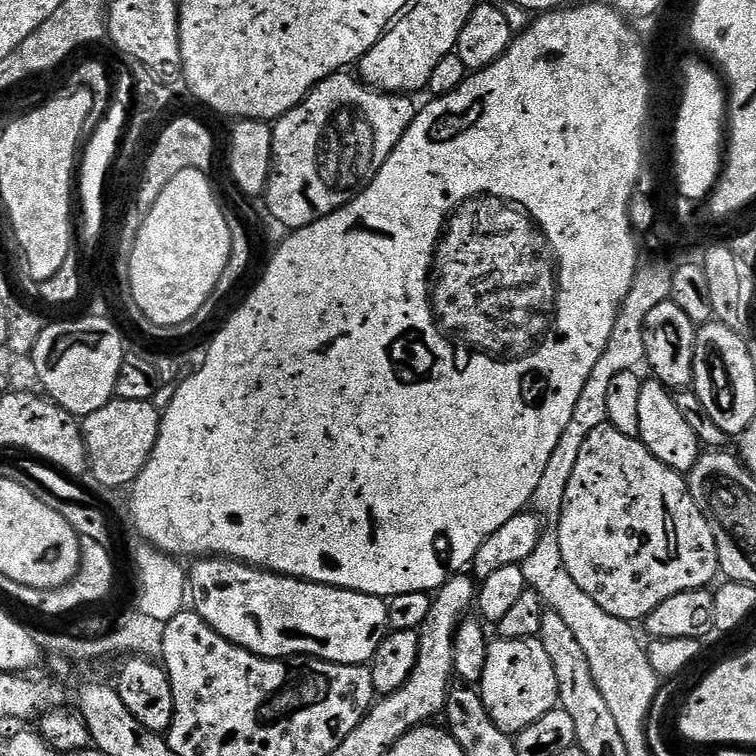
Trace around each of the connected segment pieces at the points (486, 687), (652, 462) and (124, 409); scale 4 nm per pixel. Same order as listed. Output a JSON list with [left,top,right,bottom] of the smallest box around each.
[[478,638,560,734],[555,426,720,622],[83,398,161,488]]

